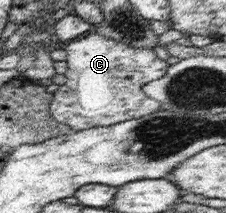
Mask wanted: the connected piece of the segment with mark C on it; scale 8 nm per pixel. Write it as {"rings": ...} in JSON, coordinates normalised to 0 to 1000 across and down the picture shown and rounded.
{"rings":[[[407,141],[314,192],[283,235],[296,244],[296,338],[283,347],[296,385],[239,432],[221,484],[226,540],[261,577],[296,582],[336,620],[398,596],[487,592],[628,540],[686,535],[708,516],[708,484],[628,423],[650,390],[726,362],[752,315],[730,272],[686,254],[681,225],[588,221]]]}

